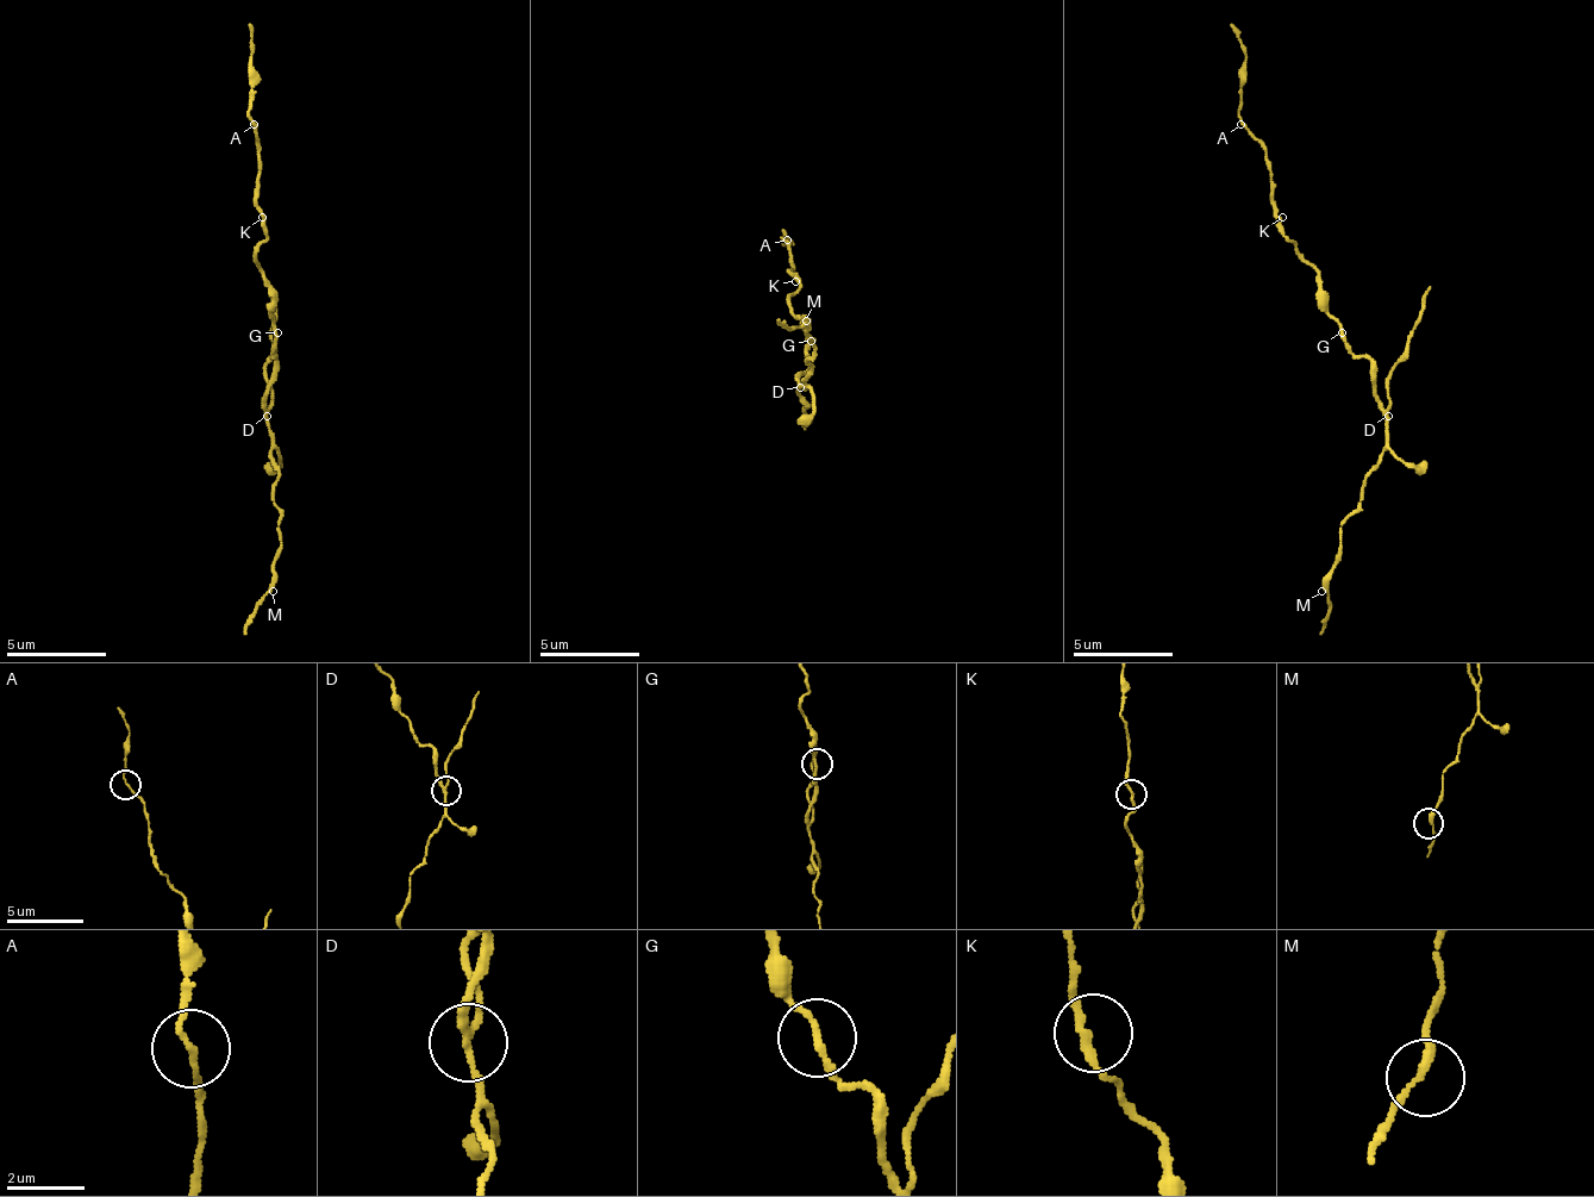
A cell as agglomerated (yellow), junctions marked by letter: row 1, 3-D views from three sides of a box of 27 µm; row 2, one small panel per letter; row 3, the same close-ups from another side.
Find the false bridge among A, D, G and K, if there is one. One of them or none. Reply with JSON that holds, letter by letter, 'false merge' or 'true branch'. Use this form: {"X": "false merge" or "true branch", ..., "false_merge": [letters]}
{"A": "true branch", "D": "false merge", "G": "true branch", "K": "true branch", "false_merge": ["D"]}

